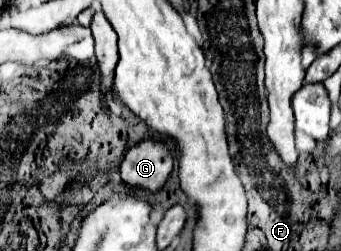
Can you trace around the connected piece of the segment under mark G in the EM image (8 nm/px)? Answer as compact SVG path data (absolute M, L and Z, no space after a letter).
M142 141L126 151L120 165L122 181L132 189L142 189L150 195L158 193L172 171L172 155L158 141Z

